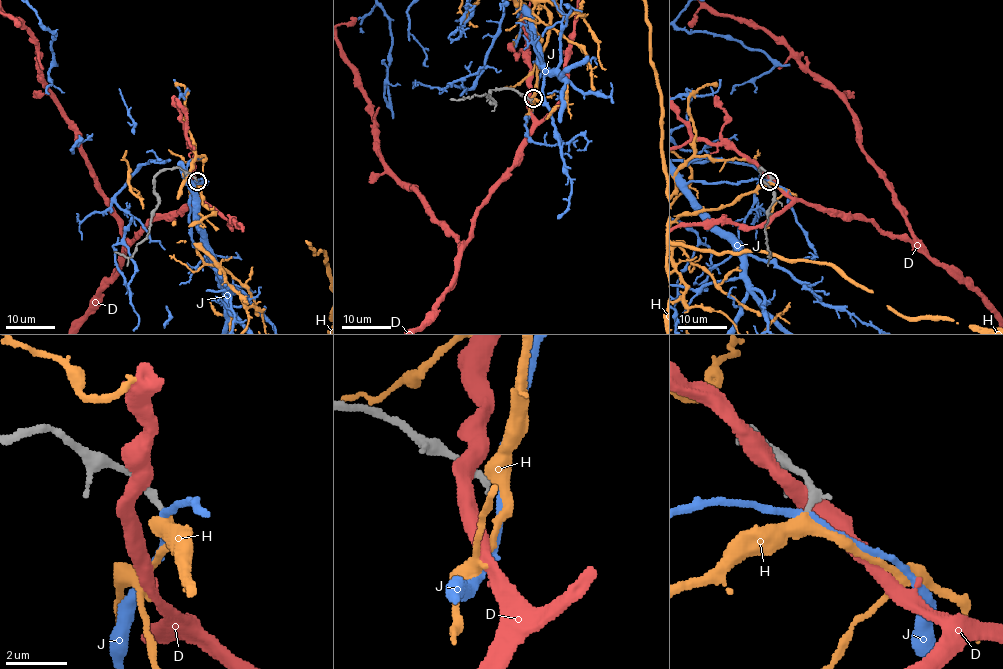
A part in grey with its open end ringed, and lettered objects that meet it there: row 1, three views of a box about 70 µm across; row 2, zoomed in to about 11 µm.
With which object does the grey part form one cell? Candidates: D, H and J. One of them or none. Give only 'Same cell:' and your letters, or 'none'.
Same cell: H

